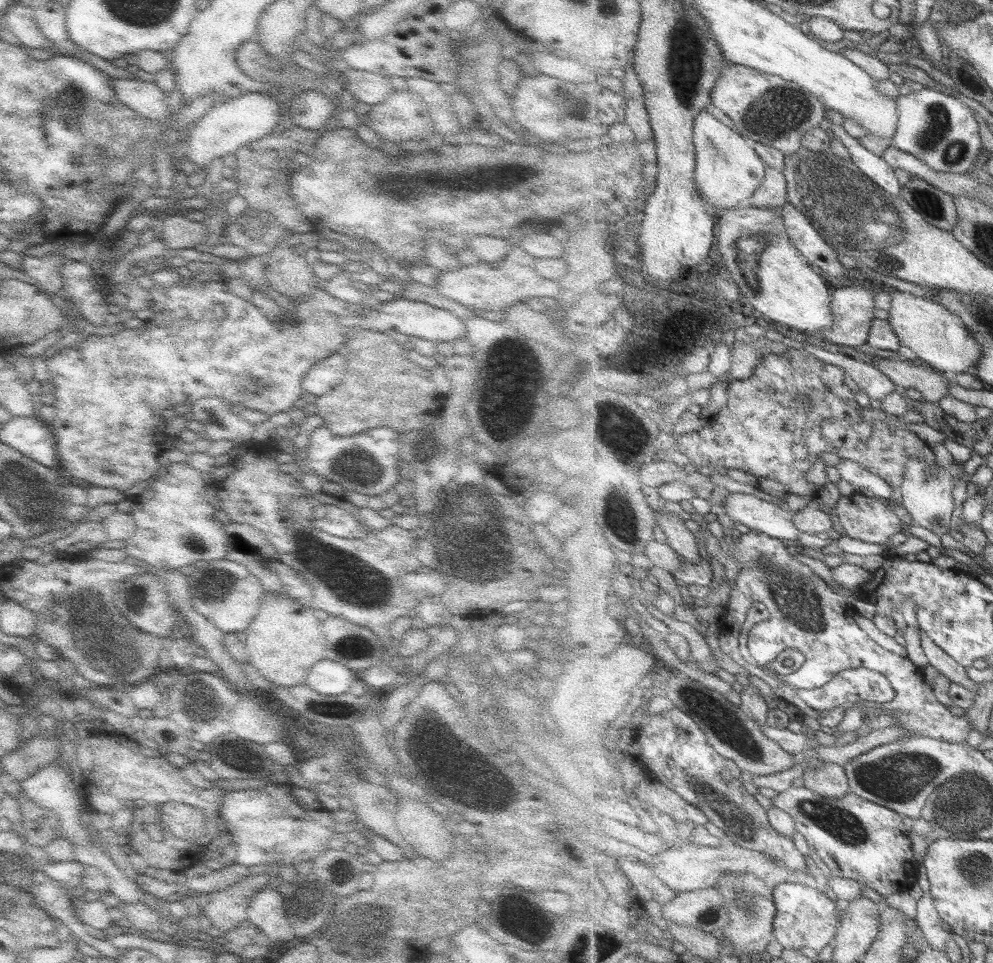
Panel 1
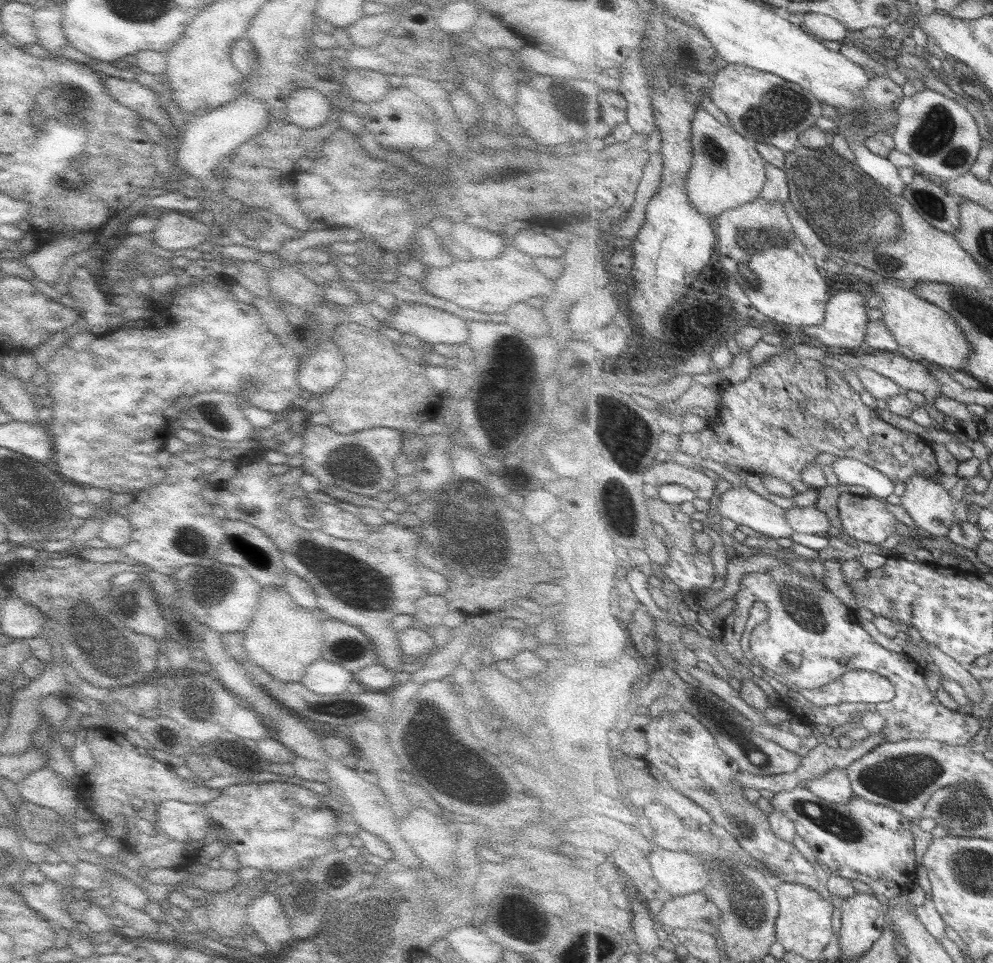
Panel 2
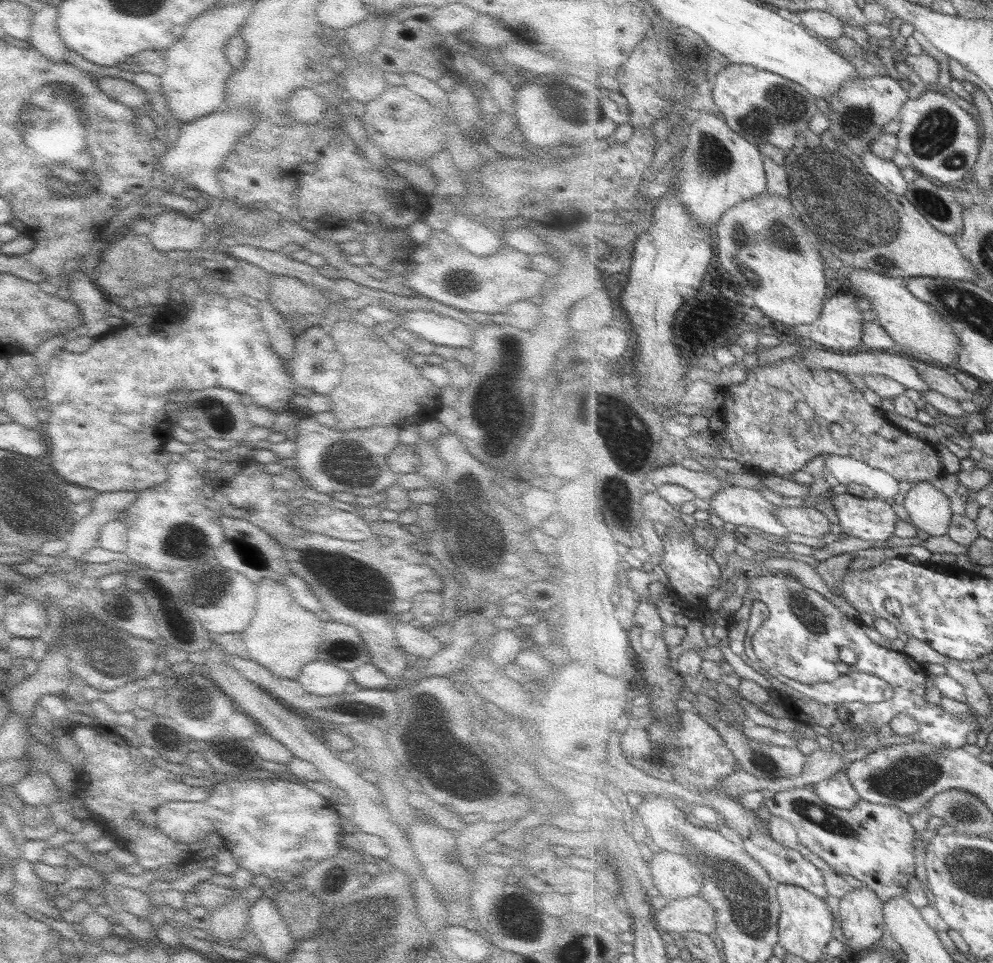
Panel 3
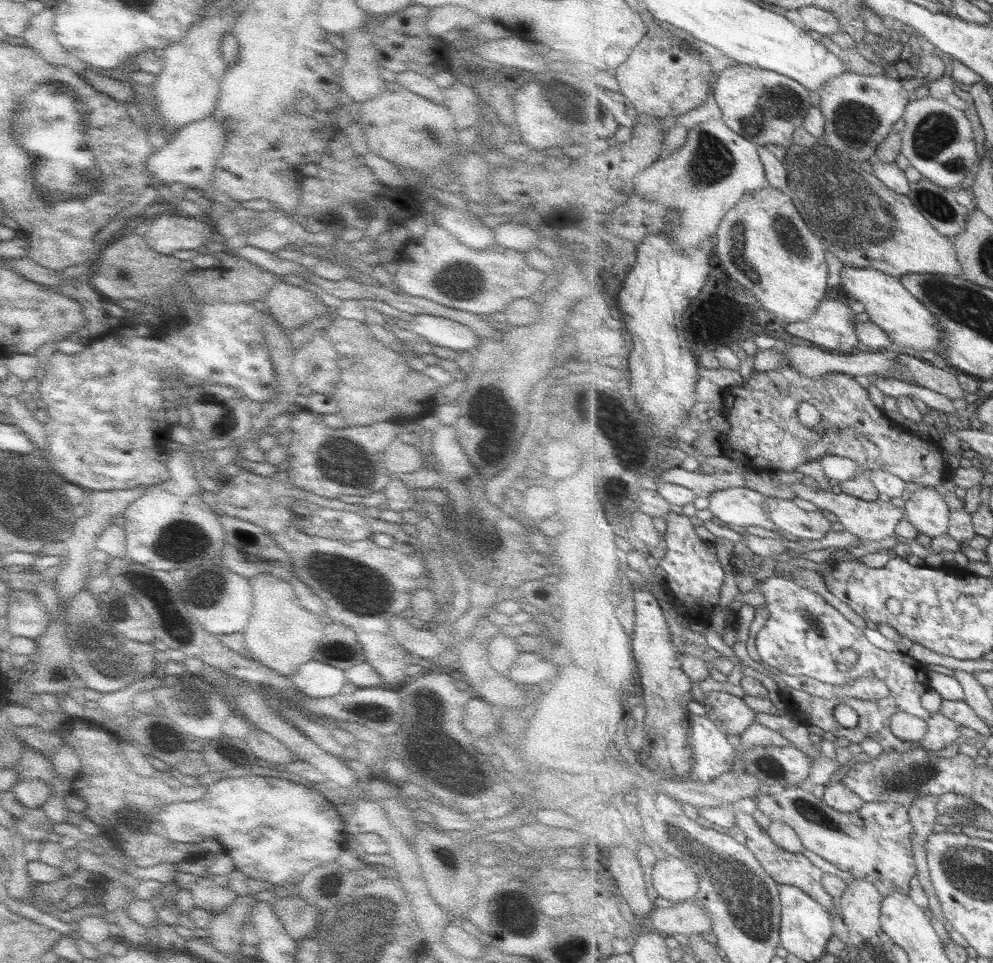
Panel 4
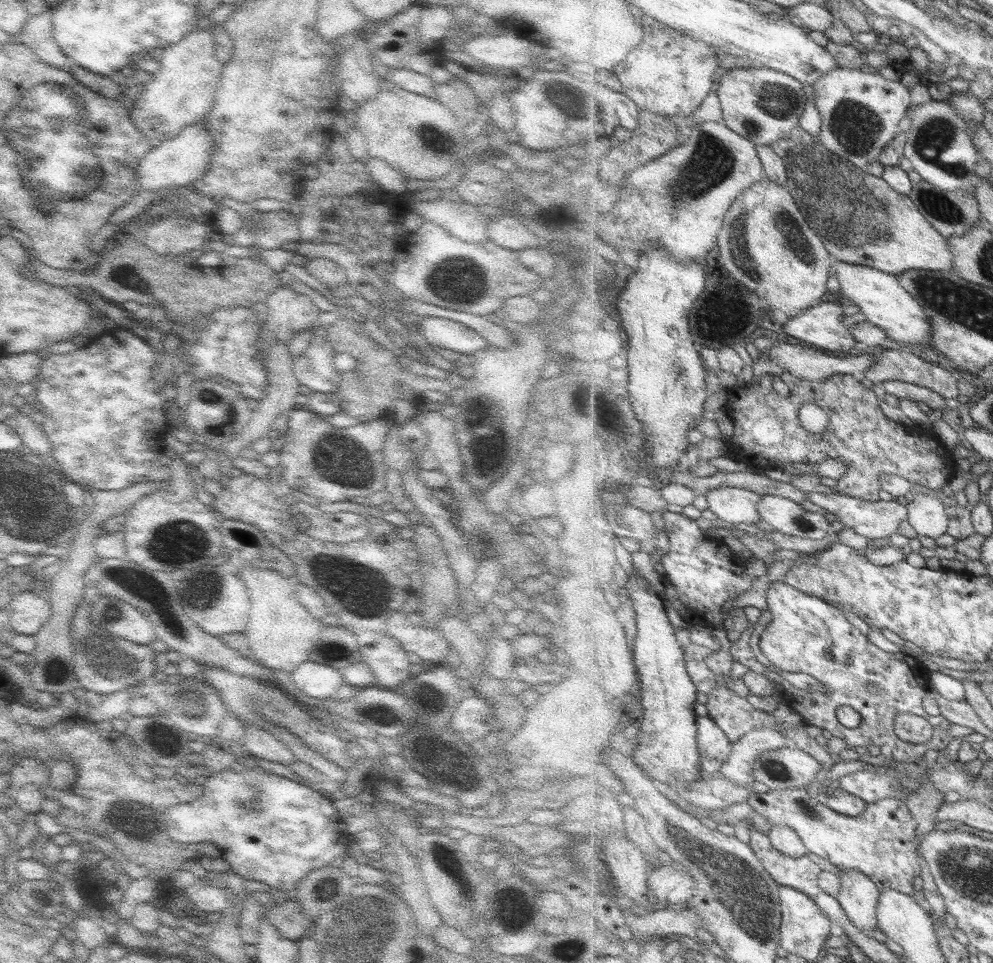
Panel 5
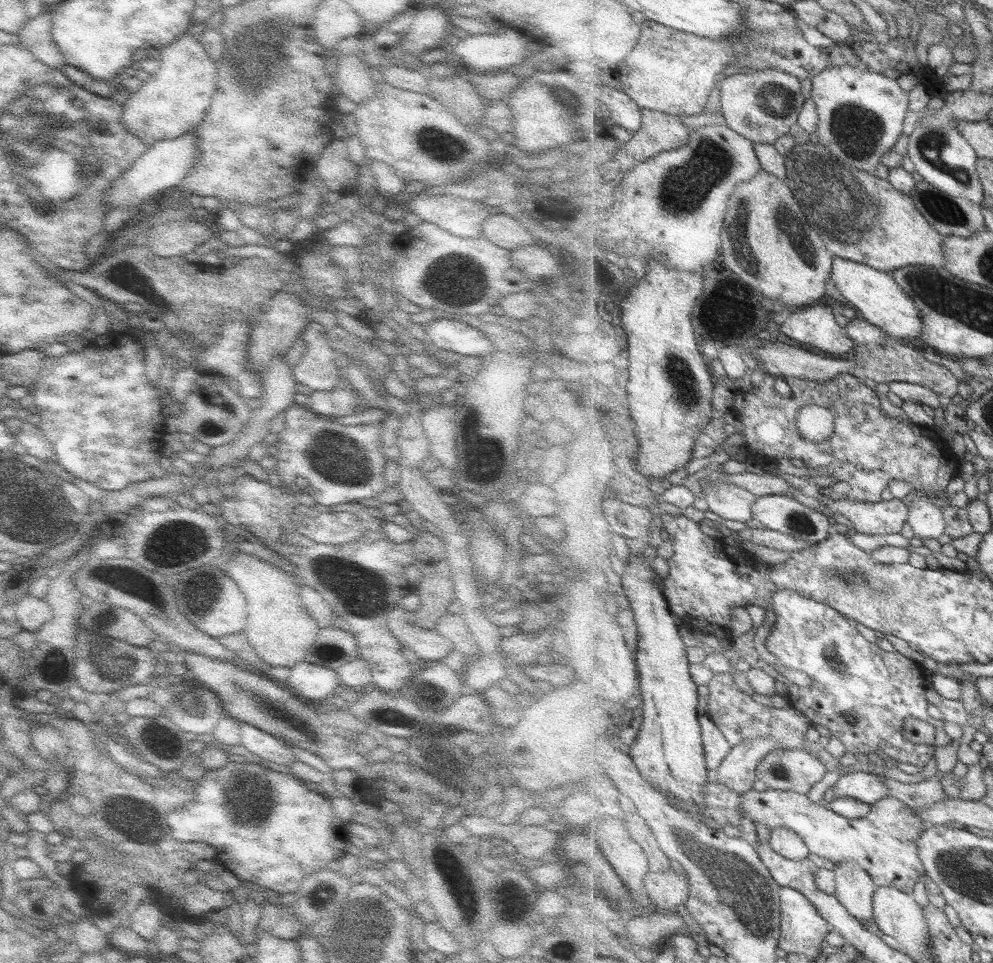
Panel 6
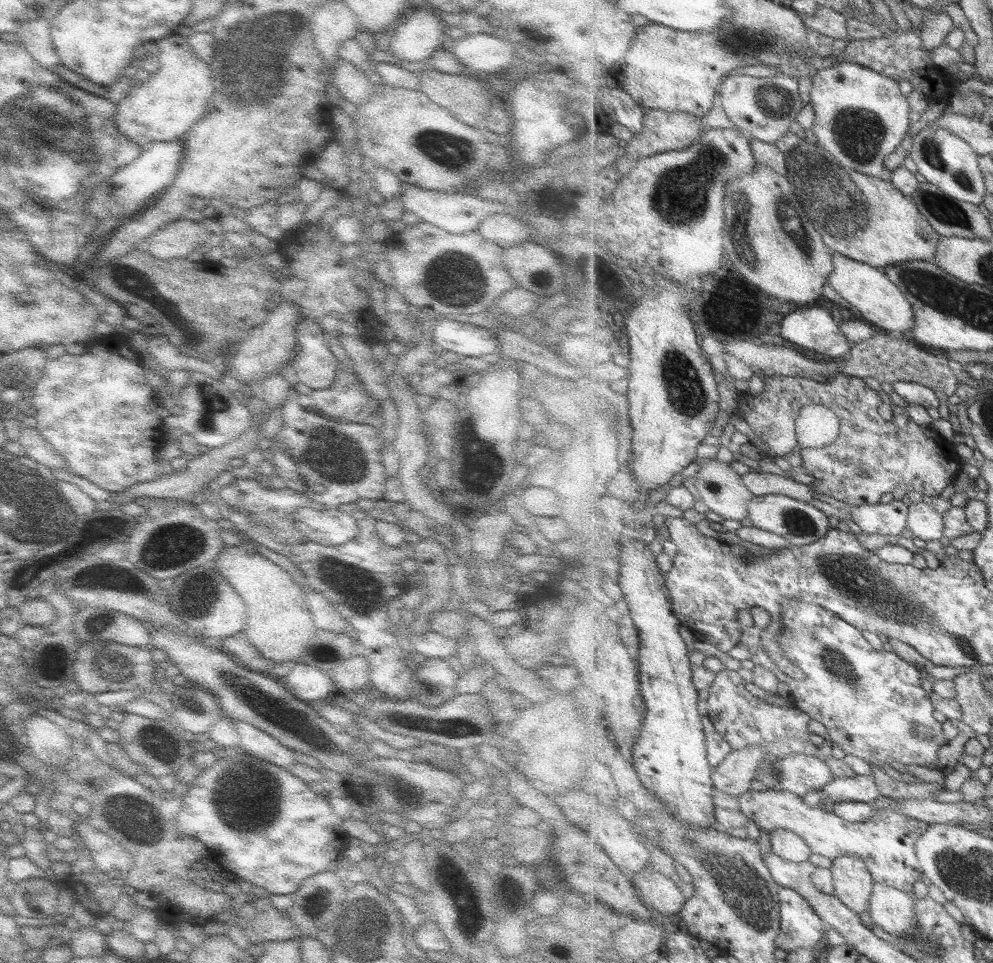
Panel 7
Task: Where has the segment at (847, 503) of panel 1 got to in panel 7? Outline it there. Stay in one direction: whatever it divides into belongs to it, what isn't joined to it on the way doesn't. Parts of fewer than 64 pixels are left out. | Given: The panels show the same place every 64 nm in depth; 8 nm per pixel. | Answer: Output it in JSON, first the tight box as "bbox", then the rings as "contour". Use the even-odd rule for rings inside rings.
{"bbox":[847,499,909,536],"contour":[[[900,499],[885,504],[850,506],[847,512],[865,534],[899,536],[908,526],[909,506]]]}

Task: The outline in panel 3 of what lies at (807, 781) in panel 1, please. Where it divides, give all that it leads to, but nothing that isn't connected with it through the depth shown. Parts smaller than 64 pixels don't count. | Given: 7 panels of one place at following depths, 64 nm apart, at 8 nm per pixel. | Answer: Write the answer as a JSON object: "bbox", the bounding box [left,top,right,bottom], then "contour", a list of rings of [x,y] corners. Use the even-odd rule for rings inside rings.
{"bbox":[812,772,862,810],"contour":[[[839,772],[823,782],[818,782],[812,789],[821,797],[822,802],[843,810],[851,810],[862,799],[849,780],[847,772]]]}

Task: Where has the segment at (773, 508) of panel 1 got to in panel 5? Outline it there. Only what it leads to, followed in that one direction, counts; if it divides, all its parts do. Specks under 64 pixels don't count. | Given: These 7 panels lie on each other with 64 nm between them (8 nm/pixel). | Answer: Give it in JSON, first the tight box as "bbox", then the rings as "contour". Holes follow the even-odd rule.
{"bbox":[706,486,761,524],"contour":[[[720,486],[706,492],[708,509],[717,518],[731,524],[755,524],[760,520],[758,504],[761,495],[751,490]]]}

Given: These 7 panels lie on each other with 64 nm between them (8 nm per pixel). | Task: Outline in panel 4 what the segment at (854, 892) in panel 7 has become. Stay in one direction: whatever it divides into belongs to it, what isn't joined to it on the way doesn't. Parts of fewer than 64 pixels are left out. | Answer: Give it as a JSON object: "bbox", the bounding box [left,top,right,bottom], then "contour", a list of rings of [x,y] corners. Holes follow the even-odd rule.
{"bbox":[837,878,884,947],"contour":[[[854,878],[845,889],[845,894],[837,900],[840,916],[843,919],[850,936],[858,946],[865,947],[875,943],[876,936],[882,931],[881,913],[884,896],[880,890],[868,880]]]}

